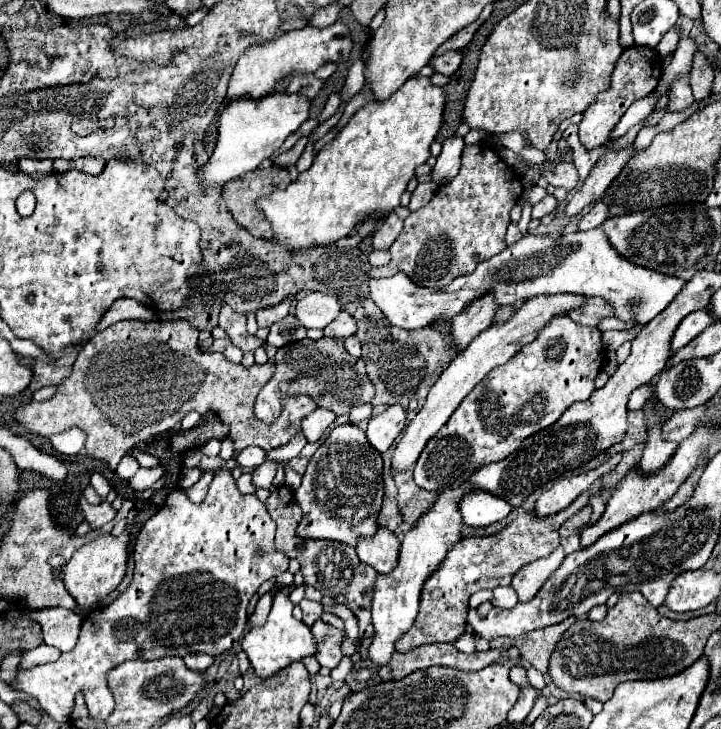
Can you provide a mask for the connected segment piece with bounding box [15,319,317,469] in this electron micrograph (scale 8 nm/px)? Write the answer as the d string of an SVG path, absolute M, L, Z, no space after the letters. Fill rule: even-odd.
M177 319L177 321L119 321L119 323L111 325L109 329L97 333L97 335L83 347L83 351L79 353L77 361L73 363L71 375L69 375L67 379L63 379L63 383L57 385L57 391L55 391L55 395L53 395L51 399L41 401L41 403L29 403L29 405L25 405L23 409L19 409L19 411L15 413L15 419L17 419L21 425L25 425L29 431L33 431L33 433L37 433L37 435L43 435L43 437L49 437L49 435L53 435L53 433L69 431L71 427L79 427L79 429L85 431L85 435L87 435L87 439L85 439L85 451L87 451L87 455L89 455L91 459L103 461L109 469L115 469L117 463L121 461L121 457L127 455L127 453L129 453L133 447L137 447L139 443L145 443L145 441L149 441L149 439L155 437L155 435L161 435L161 433L171 431L189 411L199 411L201 415L207 413L207 411L217 413L217 415L221 417L221 421L229 427L229 437L231 437L233 443L235 443L235 453L241 451L241 449L245 449L245 447L249 447L249 445L257 445L257 447L261 447L263 451L271 451L271 449L277 449L277 447L281 447L281 445L287 445L287 443L291 441L291 437L295 437L297 433L301 433L301 419L307 417L311 411L317 409L317 403L313 403L311 397L287 397L287 399L283 401L283 413L279 415L279 421L275 421L275 423L271 423L271 425L259 421L259 419L255 417L255 413L253 413L253 405L255 405L255 397L257 397L257 393L261 391L261 387L273 377L273 363L265 363L265 365L257 365L257 363L255 363L253 367L245 369L245 367L239 365L239 363L231 363L223 353L203 353L203 351L199 351L197 337L199 337L199 331L197 331L189 321L185 321L185 319Z

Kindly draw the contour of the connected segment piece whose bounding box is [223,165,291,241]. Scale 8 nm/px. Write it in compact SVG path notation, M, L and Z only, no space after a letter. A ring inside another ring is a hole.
M273 165L269 169L257 169L241 179L233 179L233 183L225 183L223 199L241 227L245 227L253 237L273 241L269 221L257 211L257 199L269 195L273 187L287 187L289 181L289 171L283 167Z

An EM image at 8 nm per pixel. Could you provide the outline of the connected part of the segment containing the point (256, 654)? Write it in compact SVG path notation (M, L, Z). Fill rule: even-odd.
M285 587L273 597L273 609L269 613L267 623L263 627L253 627L241 641L253 671L261 679L271 679L273 675L289 667L289 663L303 661L305 657L315 655L315 639L311 635L311 629L303 621L297 621L291 615L291 611L293 611L293 603L289 601L289 589Z

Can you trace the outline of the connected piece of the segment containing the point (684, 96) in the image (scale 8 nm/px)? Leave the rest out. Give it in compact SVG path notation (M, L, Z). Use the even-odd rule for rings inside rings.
M683 77L679 81L675 81L673 89L671 89L669 101L667 101L667 111L685 111L687 107L691 107L695 103L691 87L689 87L689 77Z

